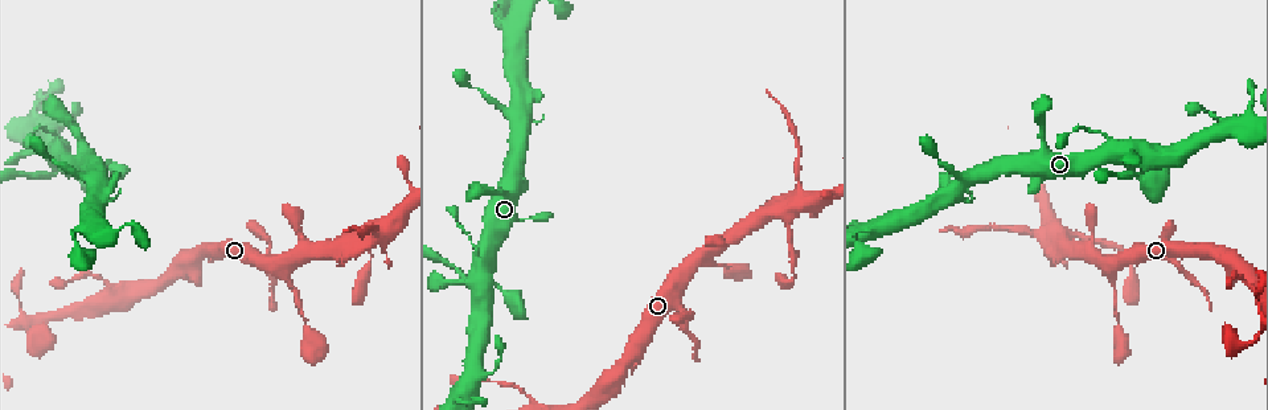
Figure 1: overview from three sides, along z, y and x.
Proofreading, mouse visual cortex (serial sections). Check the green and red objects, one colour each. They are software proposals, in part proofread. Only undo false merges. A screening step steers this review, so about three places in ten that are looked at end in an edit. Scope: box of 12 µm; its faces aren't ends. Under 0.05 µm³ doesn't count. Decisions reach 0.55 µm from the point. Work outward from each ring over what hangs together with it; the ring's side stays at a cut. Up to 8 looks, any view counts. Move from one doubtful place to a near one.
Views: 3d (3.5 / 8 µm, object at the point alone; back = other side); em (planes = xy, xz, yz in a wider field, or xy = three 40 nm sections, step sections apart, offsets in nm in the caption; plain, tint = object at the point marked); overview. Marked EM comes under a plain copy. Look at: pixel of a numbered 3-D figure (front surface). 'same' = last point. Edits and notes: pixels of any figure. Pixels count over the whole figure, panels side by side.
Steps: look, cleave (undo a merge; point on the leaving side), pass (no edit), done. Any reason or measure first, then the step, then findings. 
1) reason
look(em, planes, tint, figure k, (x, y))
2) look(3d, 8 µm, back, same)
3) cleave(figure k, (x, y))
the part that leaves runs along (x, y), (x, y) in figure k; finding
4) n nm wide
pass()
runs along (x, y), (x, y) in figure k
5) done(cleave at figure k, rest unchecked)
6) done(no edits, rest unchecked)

two arms in line, one across
look(3d, 3.5 µm, figure 1, (1113, 260))

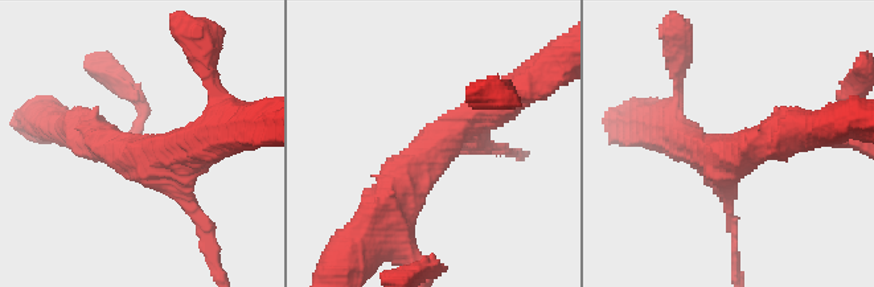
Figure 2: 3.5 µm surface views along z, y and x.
3 arms; arms of 200, 400, 450 nm
look(em, xy, step 1, tint, figure 2, (725, 151))

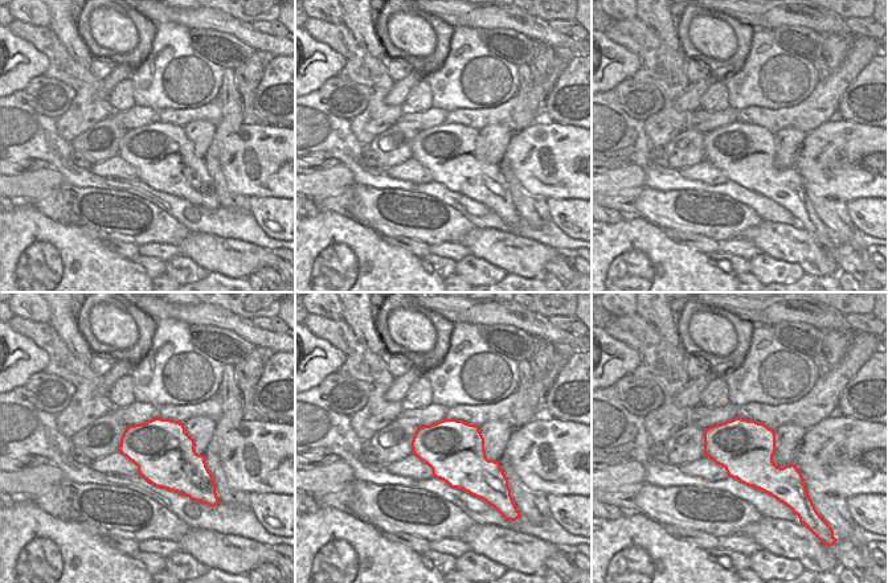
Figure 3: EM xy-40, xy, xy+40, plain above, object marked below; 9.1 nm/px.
cut it another way
look(em, planes, tint, same)

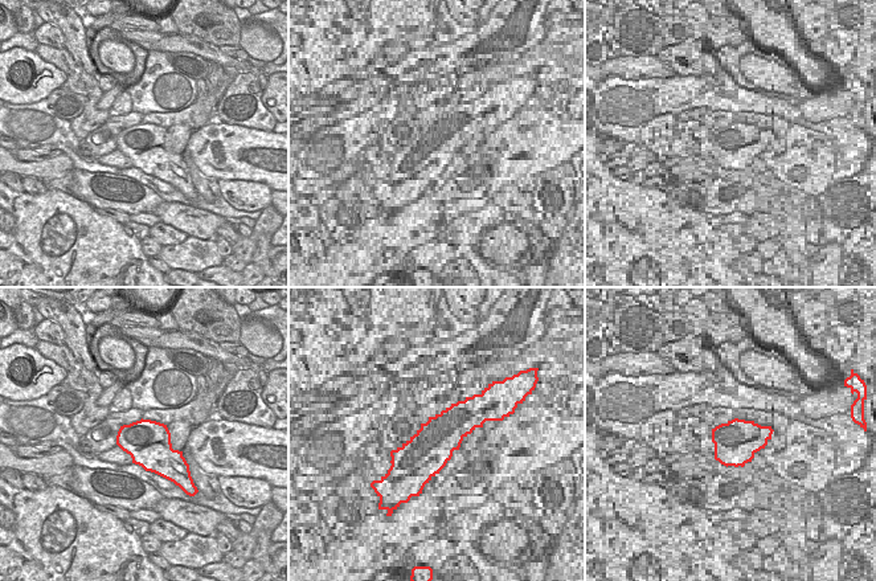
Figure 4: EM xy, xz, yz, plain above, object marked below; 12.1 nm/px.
pass()
one cell here

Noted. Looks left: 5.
abrupt turn
look(3d, 3.5 µm, figure 1, (796, 206))

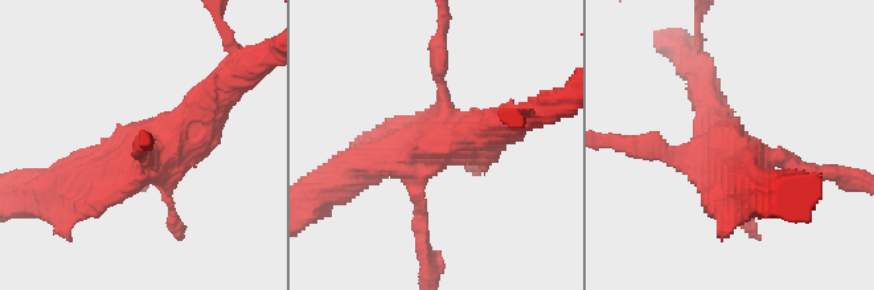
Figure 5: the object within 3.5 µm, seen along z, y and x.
look(em, planes, tint, figure 5, (429, 145))

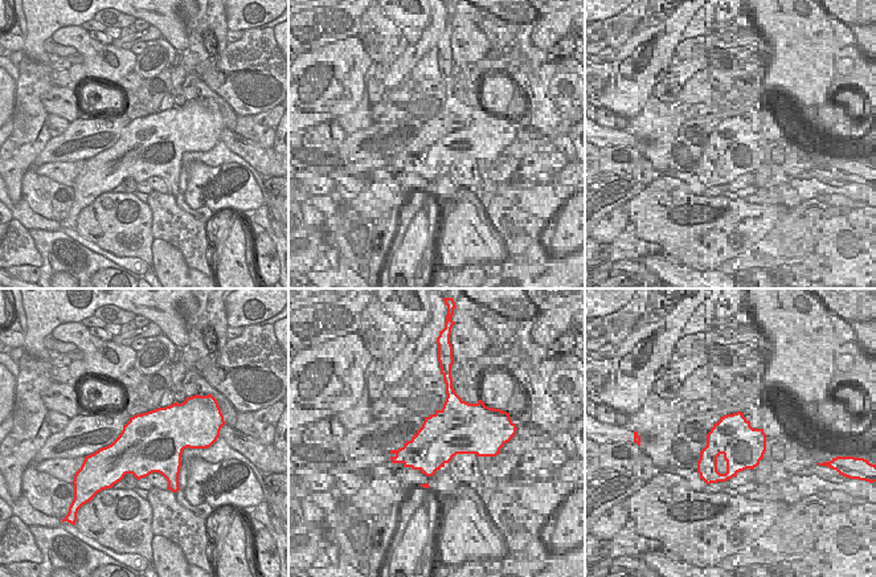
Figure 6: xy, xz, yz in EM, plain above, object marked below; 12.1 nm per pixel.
750 nm wide
pass()
runs along (58, 184), (168, 143), (205, 107) in figure 5; continuous, no second cell

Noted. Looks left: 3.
sharp bend
look(3d, 3.5 µm, back, figure 1, (50, 149))

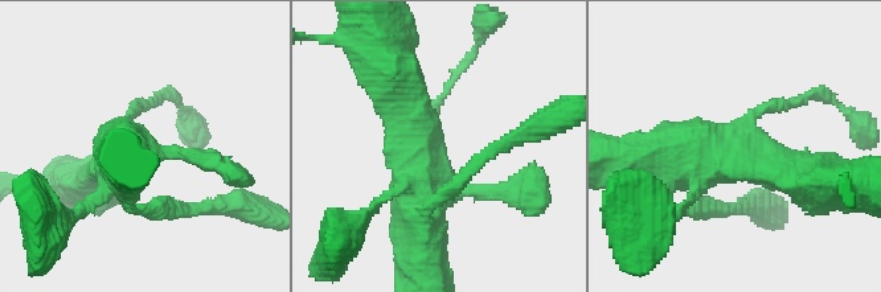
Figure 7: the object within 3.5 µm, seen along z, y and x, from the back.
now the EM
look(em, planes, tint, figure 7, (711, 153))

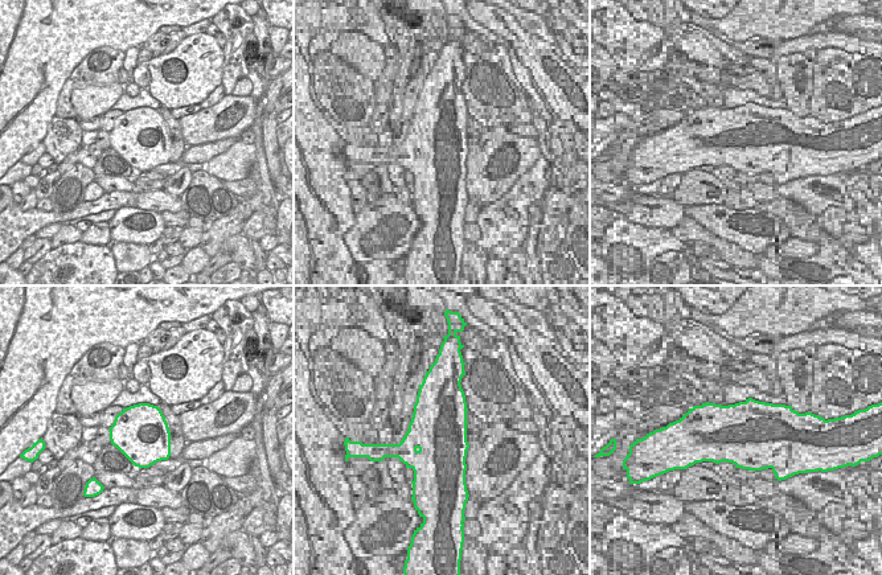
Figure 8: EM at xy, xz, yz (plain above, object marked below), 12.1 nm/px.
pass()
all the same cell

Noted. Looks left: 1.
done(no edits, rest unchecked)

